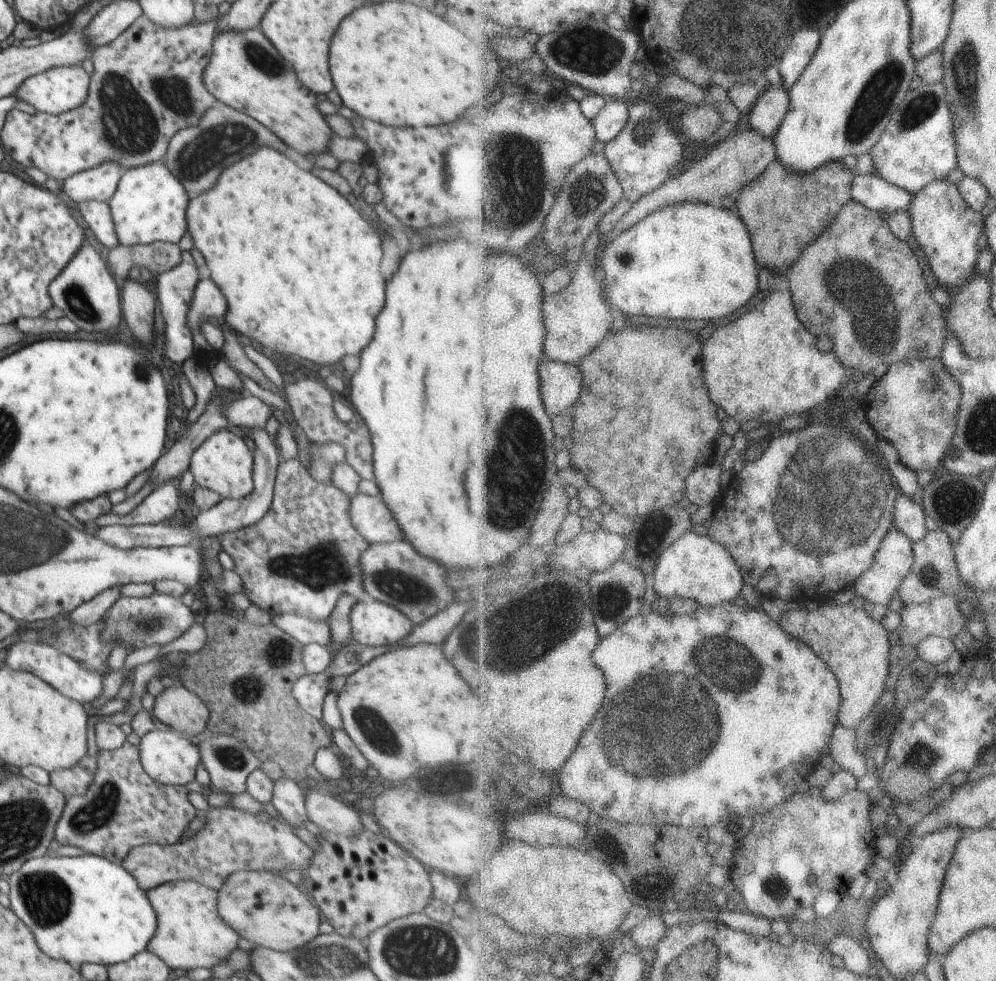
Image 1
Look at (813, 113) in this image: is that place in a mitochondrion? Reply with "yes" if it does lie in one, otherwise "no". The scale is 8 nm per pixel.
no

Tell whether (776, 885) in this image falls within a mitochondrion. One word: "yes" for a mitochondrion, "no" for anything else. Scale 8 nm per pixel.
yes

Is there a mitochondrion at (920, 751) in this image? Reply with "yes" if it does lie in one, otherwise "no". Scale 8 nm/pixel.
yes

